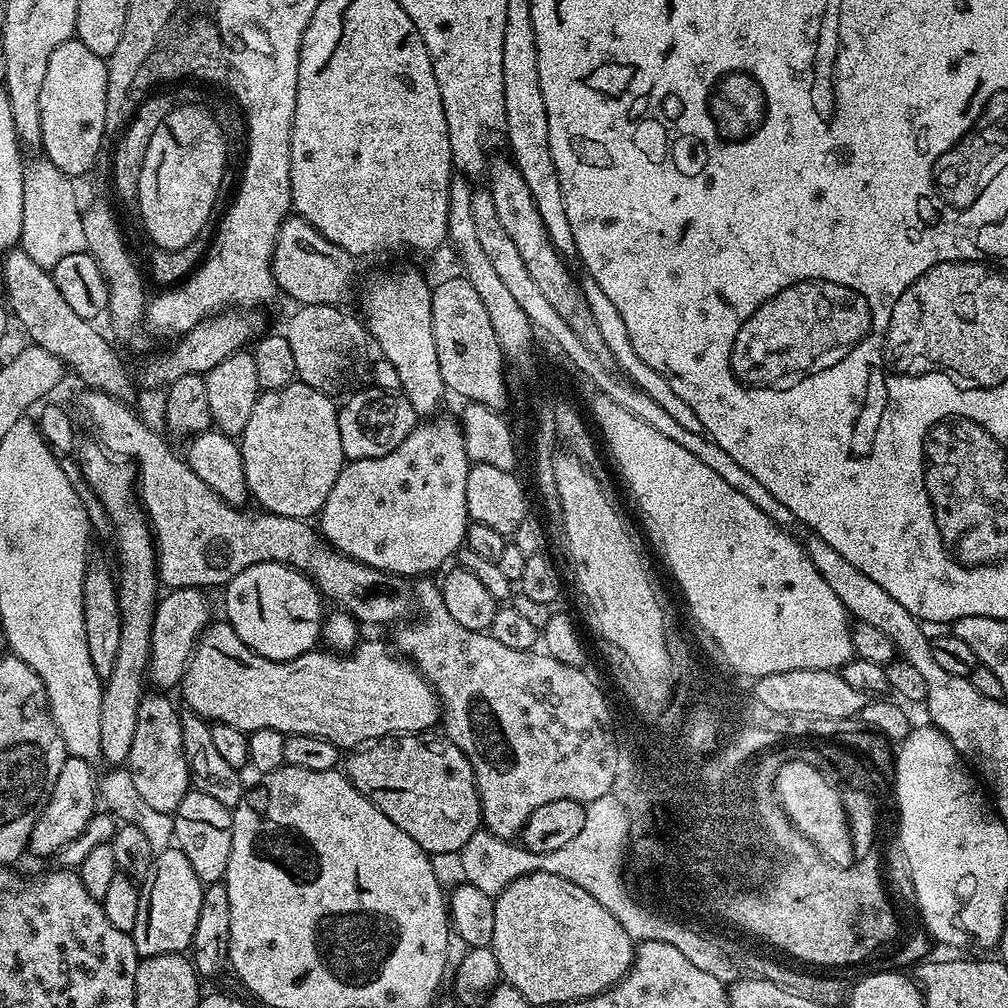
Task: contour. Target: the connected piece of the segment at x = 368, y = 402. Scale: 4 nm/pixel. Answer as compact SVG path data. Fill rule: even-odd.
M367 386L356 392L343 405L339 405L338 438L342 438L342 450L348 460L365 460L390 454L411 434L418 423L416 411L400 392L383 392L381 388Z

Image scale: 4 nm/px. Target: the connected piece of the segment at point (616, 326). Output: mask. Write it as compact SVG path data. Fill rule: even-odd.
M591 278L580 280L580 289L584 292L586 302L590 306L590 314L594 318L594 322L598 322L598 330L602 334L602 338L606 338L606 346L612 351L612 359L615 367L620 367L625 377L636 387L649 395L650 398L662 406L667 414L686 428L686 430L704 432L702 422L698 422L698 414L694 414L694 410L690 410L690 406L686 406L686 402L682 402L682 398L678 398L678 394L674 394L674 390L670 390L670 386L666 386L666 378L662 378L662 374L654 374L654 370L650 370L650 366L646 366L646 362L642 362L642 358L638 358L638 354L634 350L634 346L630 346L630 334L626 331L626 322L622 322L622 314L618 314L618 306L614 306L614 302L610 302L610 298L606 298L602 286L598 286L598 282L594 282Z

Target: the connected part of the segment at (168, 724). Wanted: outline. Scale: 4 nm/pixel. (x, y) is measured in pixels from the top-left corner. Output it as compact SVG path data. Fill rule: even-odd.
M145 694L140 697L138 706L138 726L134 726L134 742L130 746L127 770L130 778L134 778L134 790L138 790L138 798L146 802L146 806L153 810L160 810L169 814L175 814L182 798L190 790L188 779L188 767L186 766L186 750L182 750L182 726L180 725L180 712L178 708L168 701L164 694Z

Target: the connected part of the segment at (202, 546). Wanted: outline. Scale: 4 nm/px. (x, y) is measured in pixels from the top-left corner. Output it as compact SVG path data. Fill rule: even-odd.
M82 392L76 400L76 408L96 431L95 439L109 453L123 454L136 465L138 503L152 529L158 580L165 589L212 590L215 584L227 586L250 566L278 562L303 572L329 601L337 600L340 603L337 605L356 617L361 625L396 626L413 615L416 594L405 577L369 568L337 552L313 525L312 528L308 525L311 523L307 519L286 518L263 510L244 512L248 510L226 503L190 470L187 459L180 457L179 460L171 446L146 421L131 412L127 403L104 392Z

